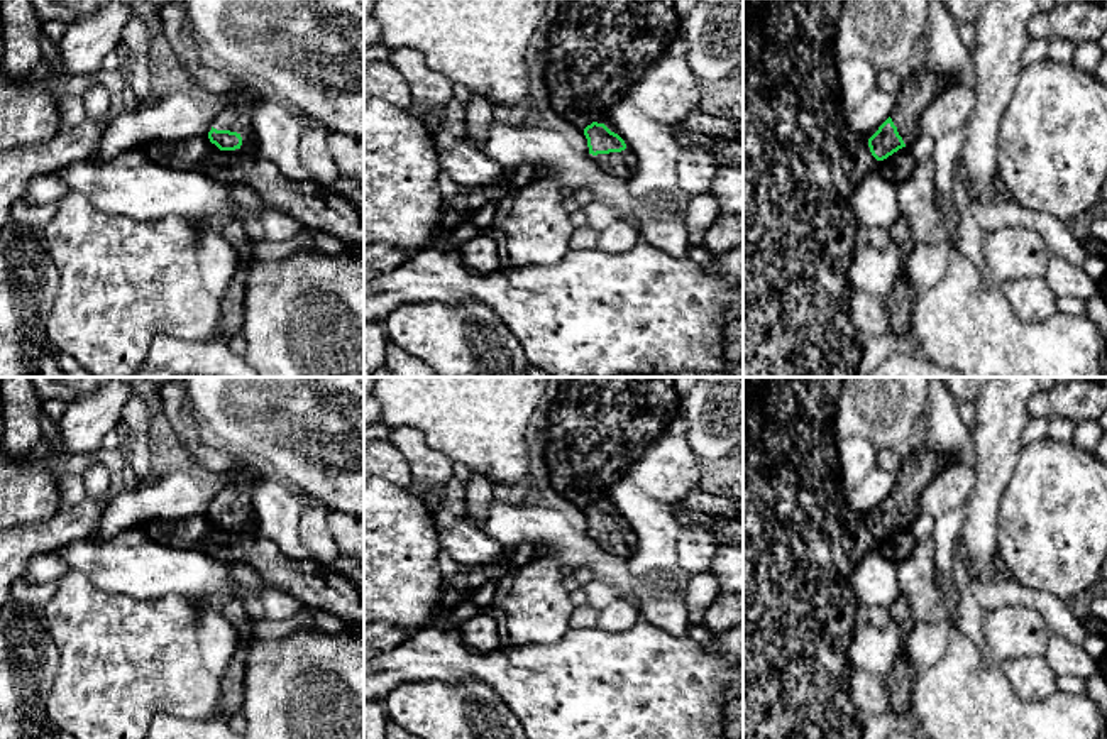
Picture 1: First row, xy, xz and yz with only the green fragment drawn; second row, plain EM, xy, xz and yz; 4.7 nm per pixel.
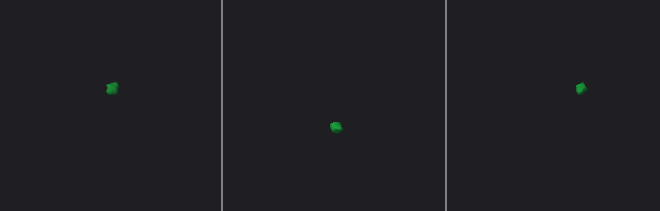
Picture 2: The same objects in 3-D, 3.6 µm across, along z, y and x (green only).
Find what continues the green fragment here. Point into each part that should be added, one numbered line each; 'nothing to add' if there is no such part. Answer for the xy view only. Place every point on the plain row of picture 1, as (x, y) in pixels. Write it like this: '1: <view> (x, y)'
1: xy (236, 494)

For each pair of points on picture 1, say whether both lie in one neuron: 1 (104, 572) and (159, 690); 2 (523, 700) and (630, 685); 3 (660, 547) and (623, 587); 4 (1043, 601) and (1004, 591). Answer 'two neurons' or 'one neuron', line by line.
1: two neurons
2: one neuron
3: two neurons
4: one neuron

